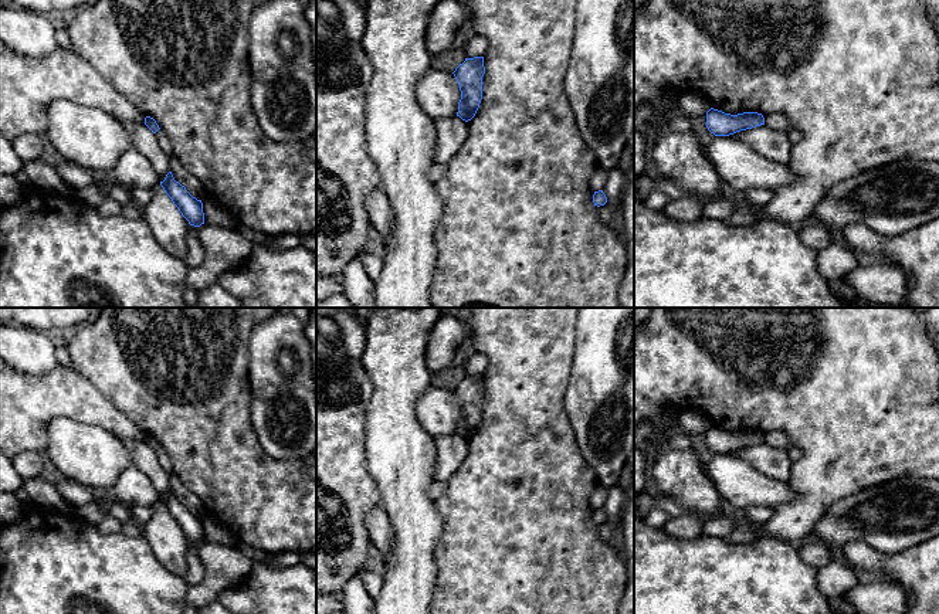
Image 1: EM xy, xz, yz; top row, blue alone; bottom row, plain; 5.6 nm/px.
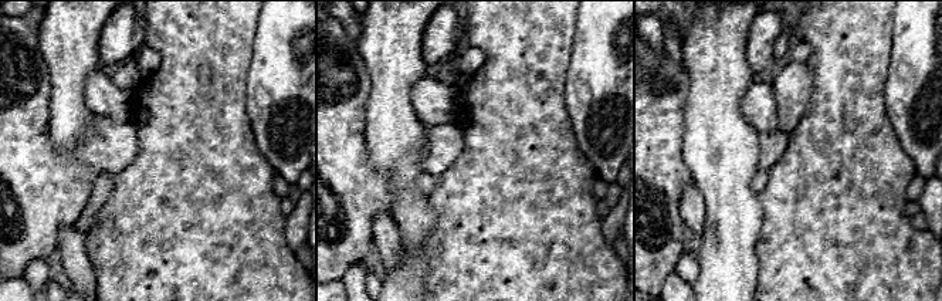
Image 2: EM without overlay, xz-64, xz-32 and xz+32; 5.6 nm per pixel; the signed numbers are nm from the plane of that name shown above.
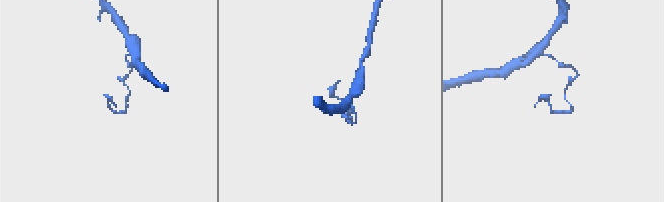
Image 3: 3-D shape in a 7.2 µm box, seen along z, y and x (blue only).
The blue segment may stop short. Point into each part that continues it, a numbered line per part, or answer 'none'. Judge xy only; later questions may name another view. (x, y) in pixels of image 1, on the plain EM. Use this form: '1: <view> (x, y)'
none

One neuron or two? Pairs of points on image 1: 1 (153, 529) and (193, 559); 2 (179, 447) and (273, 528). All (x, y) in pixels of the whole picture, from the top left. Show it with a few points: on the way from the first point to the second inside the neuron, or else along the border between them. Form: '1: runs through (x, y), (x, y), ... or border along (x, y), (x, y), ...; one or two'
1: border along (190, 543), (186, 575), (183, 577); two
2: runs through (202, 458), (250, 505); one

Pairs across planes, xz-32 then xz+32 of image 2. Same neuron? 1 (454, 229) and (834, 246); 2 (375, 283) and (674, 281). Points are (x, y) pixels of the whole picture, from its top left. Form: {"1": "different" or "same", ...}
{"1": "same", "2": "different"}

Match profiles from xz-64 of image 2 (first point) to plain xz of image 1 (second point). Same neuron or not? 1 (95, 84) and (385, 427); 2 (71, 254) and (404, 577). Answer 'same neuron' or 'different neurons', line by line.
1: different neurons
2: different neurons

